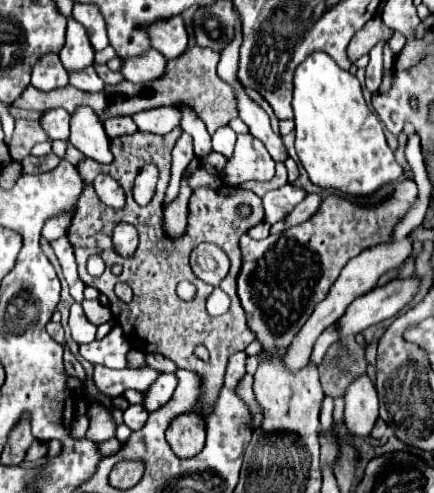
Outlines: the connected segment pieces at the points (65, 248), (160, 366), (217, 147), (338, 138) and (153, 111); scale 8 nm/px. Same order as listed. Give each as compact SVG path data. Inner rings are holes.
M65 236L53 240L51 246L53 246L53 250L55 250L57 258L59 258L61 268L63 268L63 276L67 281L73 300L75 300L75 302L83 302L83 300L85 300L85 296L83 296L85 284L81 282L81 278L79 278L78 275L73 247Z
M147 354L147 366L157 372L175 372L177 370L177 366L161 354Z
M225 126L225 128L217 128L217 132L213 134L213 150L225 154L227 158L231 158L235 140L237 140L237 134L235 134L229 126Z
M311 52L295 70L293 76L293 112L295 112L295 150L313 184L321 188L335 188L343 194L371 194L385 182L401 178L403 170L397 164L393 150L387 146L383 122L369 110L357 76L337 66L325 52Z
M149 108L133 114L133 120L141 132L167 134L179 126L181 112L177 108Z

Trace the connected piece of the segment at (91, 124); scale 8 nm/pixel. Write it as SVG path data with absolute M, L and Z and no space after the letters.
M81 106L77 108L77 112L73 112L69 142L77 146L85 156L101 164L109 164L113 160L113 154L109 150L109 138L105 136L99 116L91 108Z

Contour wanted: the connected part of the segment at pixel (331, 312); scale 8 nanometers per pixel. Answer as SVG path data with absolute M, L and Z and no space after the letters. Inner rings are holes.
M405 238L405 240L393 242L393 244L377 244L377 246L373 246L373 248L367 248L367 250L361 252L359 256L351 258L351 260L347 262L347 266L341 270L341 274L339 274L339 278L335 280L335 284L331 286L331 290L327 292L325 300L321 300L321 304L315 306L313 314L311 314L309 320L303 324L301 332L297 332L293 344L287 348L287 352L285 352L285 368L289 368L289 372L299 372L299 370L303 368L303 364L309 362L313 344L315 344L315 340L321 336L321 332L325 332L331 324L335 324L335 320L339 320L339 318L345 314L347 306L349 306L355 298L359 298L359 296L363 296L365 292L373 290L373 288L377 286L377 280L379 280L385 272L397 268L397 266L409 256L409 250L411 250L411 240Z

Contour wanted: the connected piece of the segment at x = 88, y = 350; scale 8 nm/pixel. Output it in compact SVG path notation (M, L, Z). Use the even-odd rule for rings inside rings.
M116 326L103 339L95 339L91 344L81 344L81 356L91 364L105 364L113 369L127 368L126 354L130 344L124 337L122 328Z

